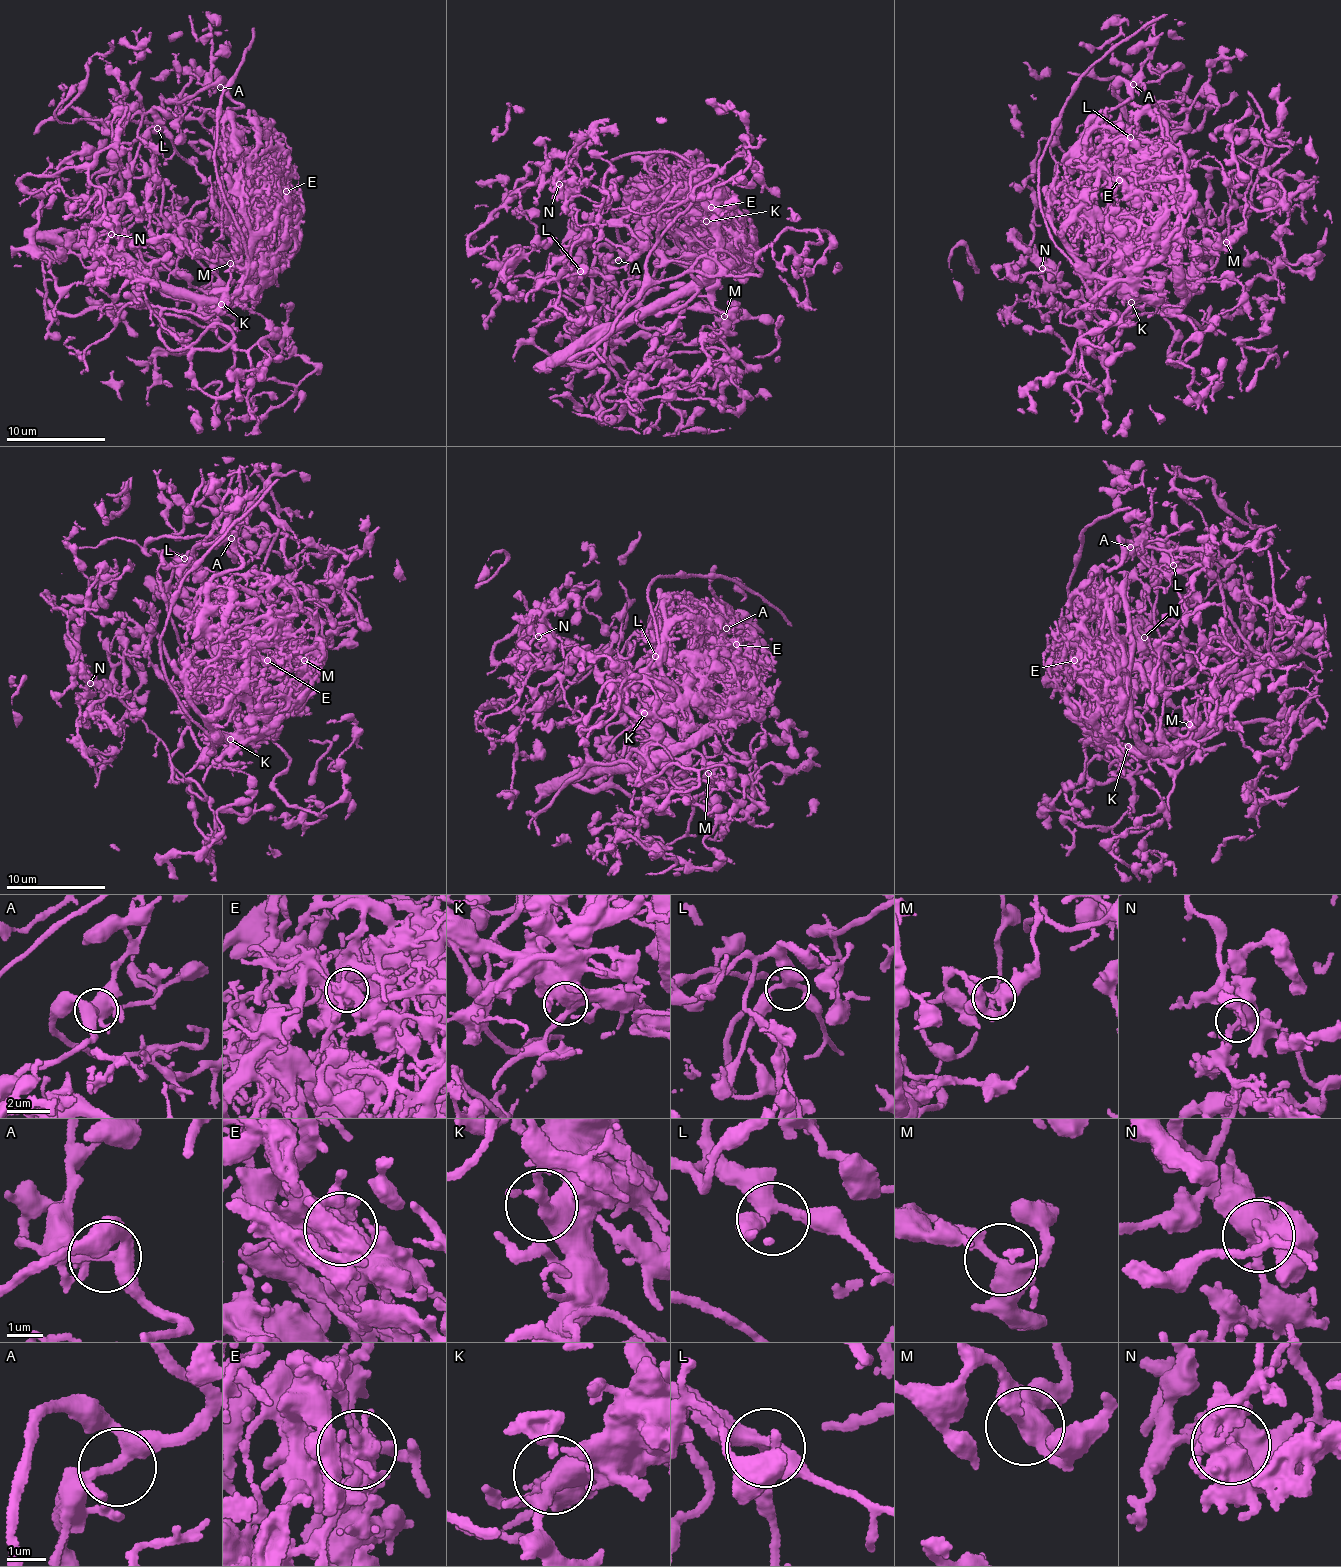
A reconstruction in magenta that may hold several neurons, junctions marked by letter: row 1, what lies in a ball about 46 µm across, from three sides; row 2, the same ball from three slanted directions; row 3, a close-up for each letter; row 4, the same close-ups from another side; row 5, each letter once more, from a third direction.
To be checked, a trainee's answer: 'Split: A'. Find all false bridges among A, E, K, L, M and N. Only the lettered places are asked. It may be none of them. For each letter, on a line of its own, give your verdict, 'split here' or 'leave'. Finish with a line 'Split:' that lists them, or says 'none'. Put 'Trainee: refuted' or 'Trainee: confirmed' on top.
Trainee: refuted
A: leave
E: split here
K: leave
L: leave
M: leave
N: leave
Split: E

